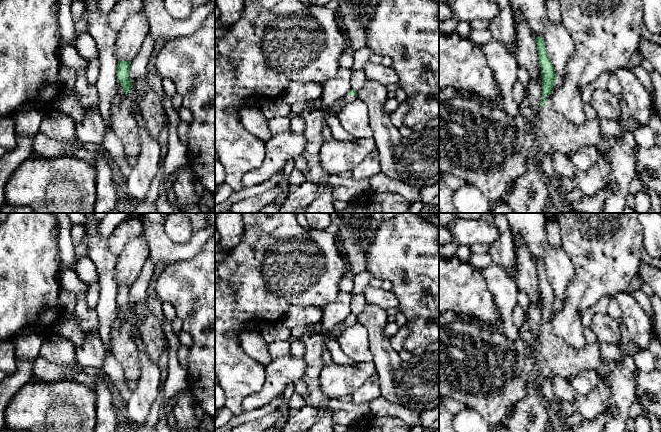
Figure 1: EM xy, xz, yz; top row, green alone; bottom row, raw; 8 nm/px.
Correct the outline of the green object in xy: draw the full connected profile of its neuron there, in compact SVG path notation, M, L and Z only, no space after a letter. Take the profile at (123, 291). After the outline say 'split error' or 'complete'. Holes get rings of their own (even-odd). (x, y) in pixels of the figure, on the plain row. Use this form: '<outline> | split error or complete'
M118 285L117 304L124 313L125 319L121 327L112 331L111 353L121 364L127 381L137 381L140 377L140 366L136 344L131 335L129 316L132 306L129 303L130 285Z | split error

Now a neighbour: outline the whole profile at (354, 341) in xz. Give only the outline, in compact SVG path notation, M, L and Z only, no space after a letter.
M360 323L346 329L337 339L342 351L356 363L372 362L369 334Z

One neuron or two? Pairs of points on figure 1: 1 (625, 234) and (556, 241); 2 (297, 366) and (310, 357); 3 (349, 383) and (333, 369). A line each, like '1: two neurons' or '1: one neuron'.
1: two neurons
2: two neurons
3: one neuron

